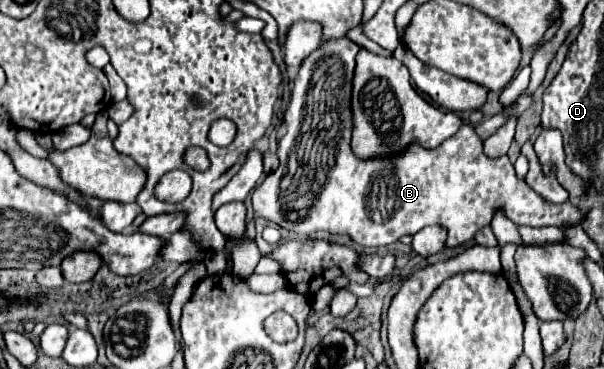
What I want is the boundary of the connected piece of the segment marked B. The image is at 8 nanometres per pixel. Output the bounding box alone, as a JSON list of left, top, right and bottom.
[252,38,584,248]

